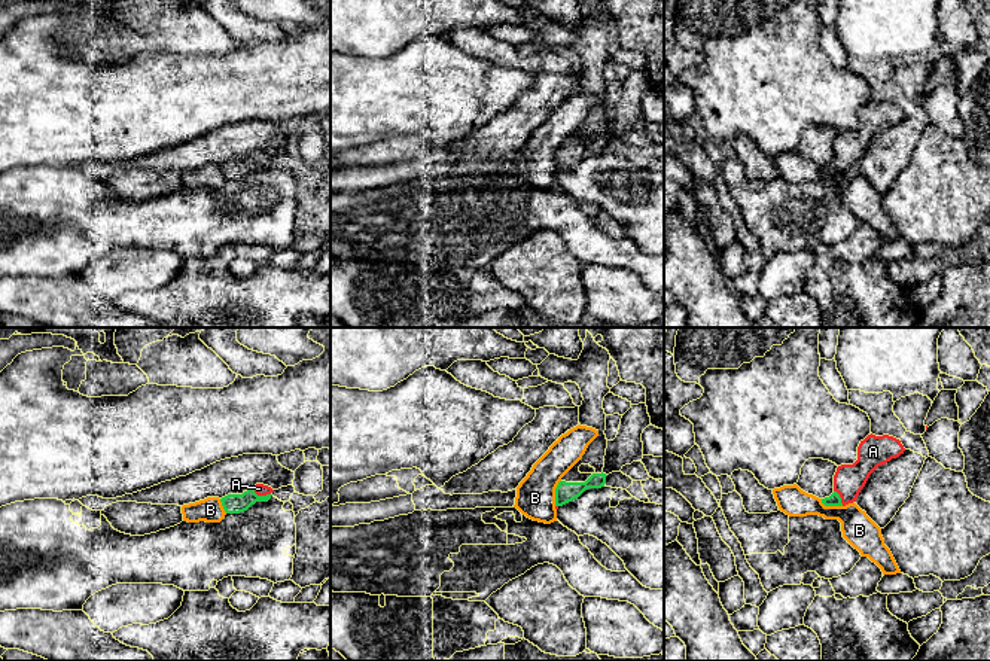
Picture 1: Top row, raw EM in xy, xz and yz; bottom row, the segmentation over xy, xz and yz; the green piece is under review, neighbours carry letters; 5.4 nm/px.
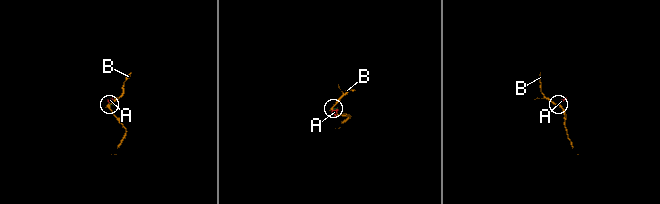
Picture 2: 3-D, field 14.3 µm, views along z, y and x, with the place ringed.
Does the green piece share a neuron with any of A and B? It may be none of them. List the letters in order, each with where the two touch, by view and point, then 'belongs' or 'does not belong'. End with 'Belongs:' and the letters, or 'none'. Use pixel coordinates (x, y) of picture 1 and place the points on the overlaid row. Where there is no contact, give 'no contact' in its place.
A: xy (261, 496) | belongs
B: xz (556, 493) | does not belong
Belongs: A

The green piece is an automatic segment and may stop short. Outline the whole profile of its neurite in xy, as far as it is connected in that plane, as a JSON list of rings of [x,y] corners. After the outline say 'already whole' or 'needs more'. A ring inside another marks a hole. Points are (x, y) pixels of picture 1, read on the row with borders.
[[[256,484],[250,487],[243,494],[228,494],[220,499],[222,506],[226,514],[240,514],[247,511],[256,502],[268,502],[274,490],[264,484]]]; needs more

